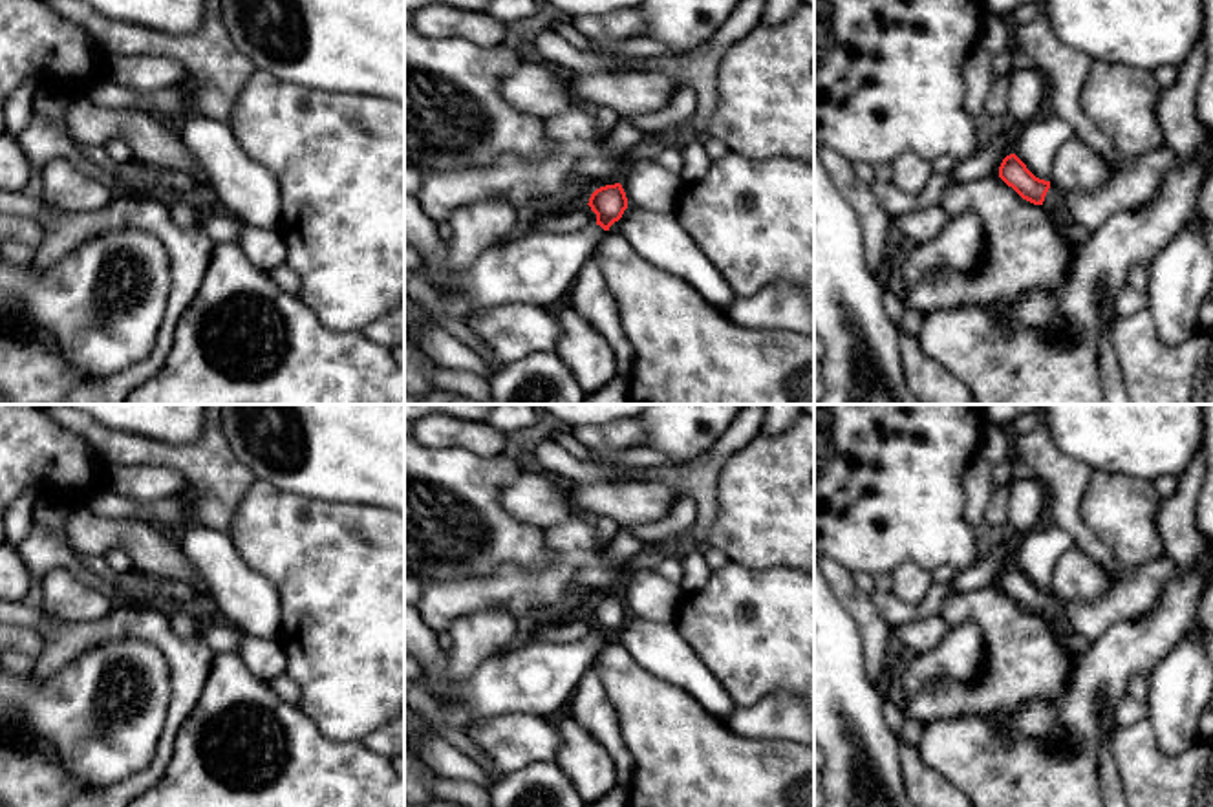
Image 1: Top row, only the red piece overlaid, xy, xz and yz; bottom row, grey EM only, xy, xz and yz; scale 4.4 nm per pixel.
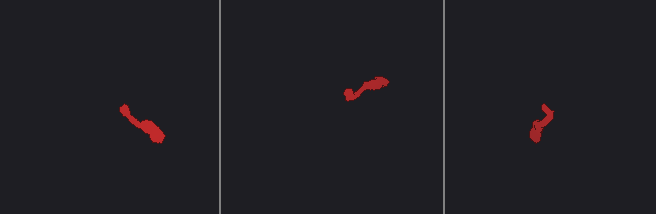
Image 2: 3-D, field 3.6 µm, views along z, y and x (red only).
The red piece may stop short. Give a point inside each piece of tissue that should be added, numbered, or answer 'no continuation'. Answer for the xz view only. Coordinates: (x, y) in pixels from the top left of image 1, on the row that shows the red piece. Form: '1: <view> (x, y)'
1: xz (533, 268)

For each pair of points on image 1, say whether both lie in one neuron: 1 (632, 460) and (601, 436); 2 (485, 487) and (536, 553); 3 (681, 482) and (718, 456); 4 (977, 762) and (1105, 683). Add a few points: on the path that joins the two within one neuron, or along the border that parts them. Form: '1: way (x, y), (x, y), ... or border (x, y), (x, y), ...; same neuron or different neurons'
1: border (643, 445), (632, 451), (593, 451); different neurons
2: way (485, 505), (518, 540); same neuron
3: way (690, 478), (696, 478), (708, 465); same neuron
4: way (1009, 762), (1019, 762), (1074, 712); same neuron

